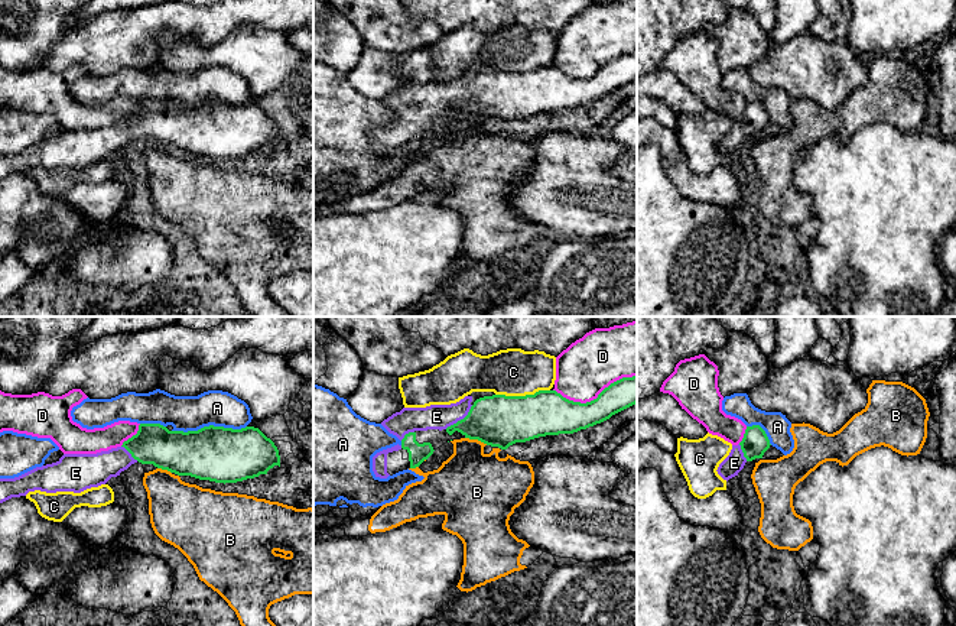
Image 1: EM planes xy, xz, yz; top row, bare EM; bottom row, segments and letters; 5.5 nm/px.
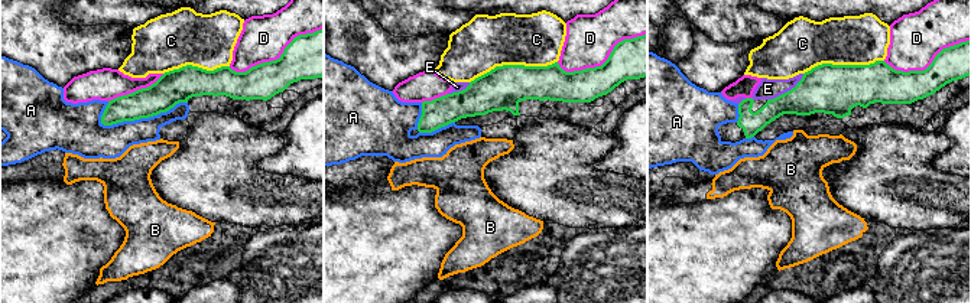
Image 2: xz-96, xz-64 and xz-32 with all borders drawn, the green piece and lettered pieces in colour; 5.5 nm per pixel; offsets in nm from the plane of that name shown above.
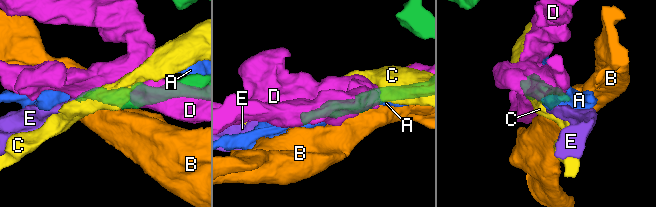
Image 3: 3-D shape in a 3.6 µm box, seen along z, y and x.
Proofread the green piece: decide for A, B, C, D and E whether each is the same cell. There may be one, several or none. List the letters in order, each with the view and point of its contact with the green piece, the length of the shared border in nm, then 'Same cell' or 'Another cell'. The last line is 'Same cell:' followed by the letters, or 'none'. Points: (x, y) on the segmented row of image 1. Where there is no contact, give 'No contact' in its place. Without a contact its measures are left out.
A: Touches green at xy (210, 425). Shared border 420 nm. Another cell
B: Touches green at xz (477, 438). Shared border 130 nm. Another cell
C: Touches green at xz (522, 396). Shared border 300 nm. Another cell
D: Touches green at xz (594, 399). Shared border 480 nm. Another cell
E: Touches green at xz (461, 419). Shared border 200 nm. Same cell
Same cell: E

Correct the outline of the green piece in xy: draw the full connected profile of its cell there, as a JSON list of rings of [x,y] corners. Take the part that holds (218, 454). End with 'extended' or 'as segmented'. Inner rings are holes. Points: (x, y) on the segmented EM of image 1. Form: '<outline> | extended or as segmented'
[[[140,424],[136,435],[121,447],[97,454],[64,454],[56,463],[36,467],[14,479],[0,479],[0,503],[26,496],[29,492],[81,493],[91,487],[105,484],[111,477],[120,476],[134,463],[153,464],[178,476],[191,476],[215,483],[237,483],[267,474],[274,466],[280,467],[280,455],[274,442],[258,428],[241,429],[224,426],[204,426],[198,431],[169,431],[160,424]]] | extended

